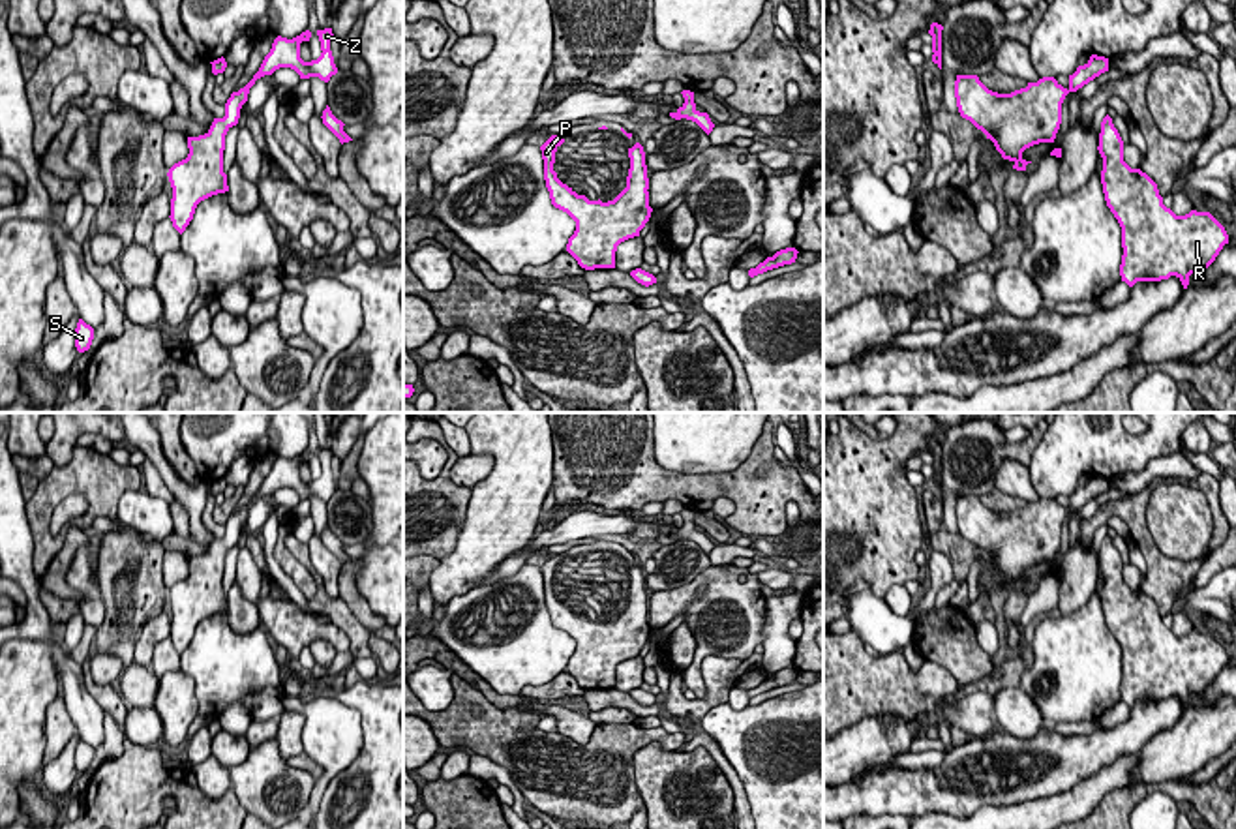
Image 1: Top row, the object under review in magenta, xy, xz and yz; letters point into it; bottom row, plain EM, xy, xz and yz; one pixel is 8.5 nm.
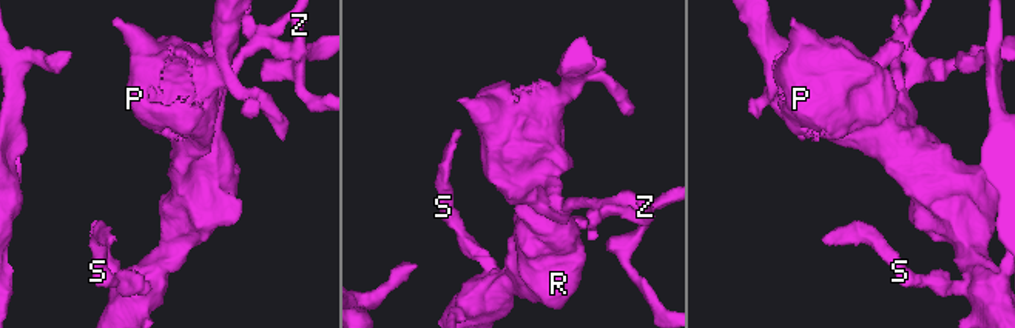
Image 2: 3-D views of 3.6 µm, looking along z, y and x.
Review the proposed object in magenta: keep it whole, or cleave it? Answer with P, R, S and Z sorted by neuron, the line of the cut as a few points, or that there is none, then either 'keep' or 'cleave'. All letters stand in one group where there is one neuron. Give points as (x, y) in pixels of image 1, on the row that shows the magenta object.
groups P R S Z; cut none; keep

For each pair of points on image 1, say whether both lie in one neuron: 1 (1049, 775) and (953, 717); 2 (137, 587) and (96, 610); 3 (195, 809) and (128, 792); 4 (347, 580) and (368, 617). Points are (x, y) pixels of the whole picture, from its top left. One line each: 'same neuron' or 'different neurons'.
1: different neurons
2: different neurons
3: same neuron
4: same neuron

